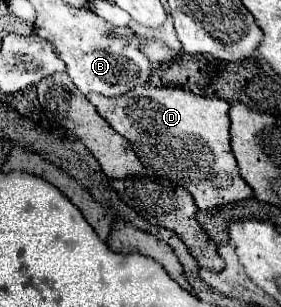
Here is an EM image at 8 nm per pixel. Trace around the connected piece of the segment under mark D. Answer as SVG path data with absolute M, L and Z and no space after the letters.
M148 84L136 86L116 98L102 94L88 94L86 98L96 106L98 114L132 144L148 176L166 178L186 188L200 210L252 198L252 188L238 176L230 148L230 104L226 100L198 96L178 86L156 88Z

